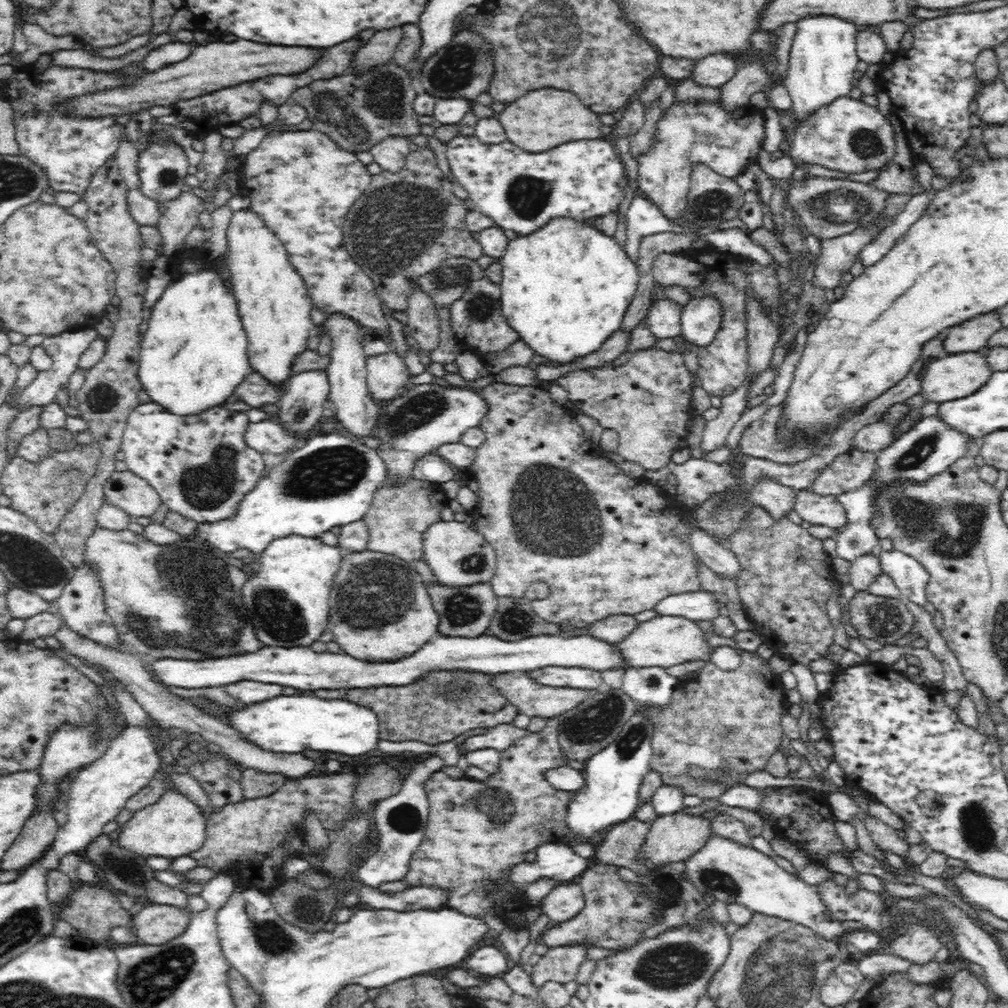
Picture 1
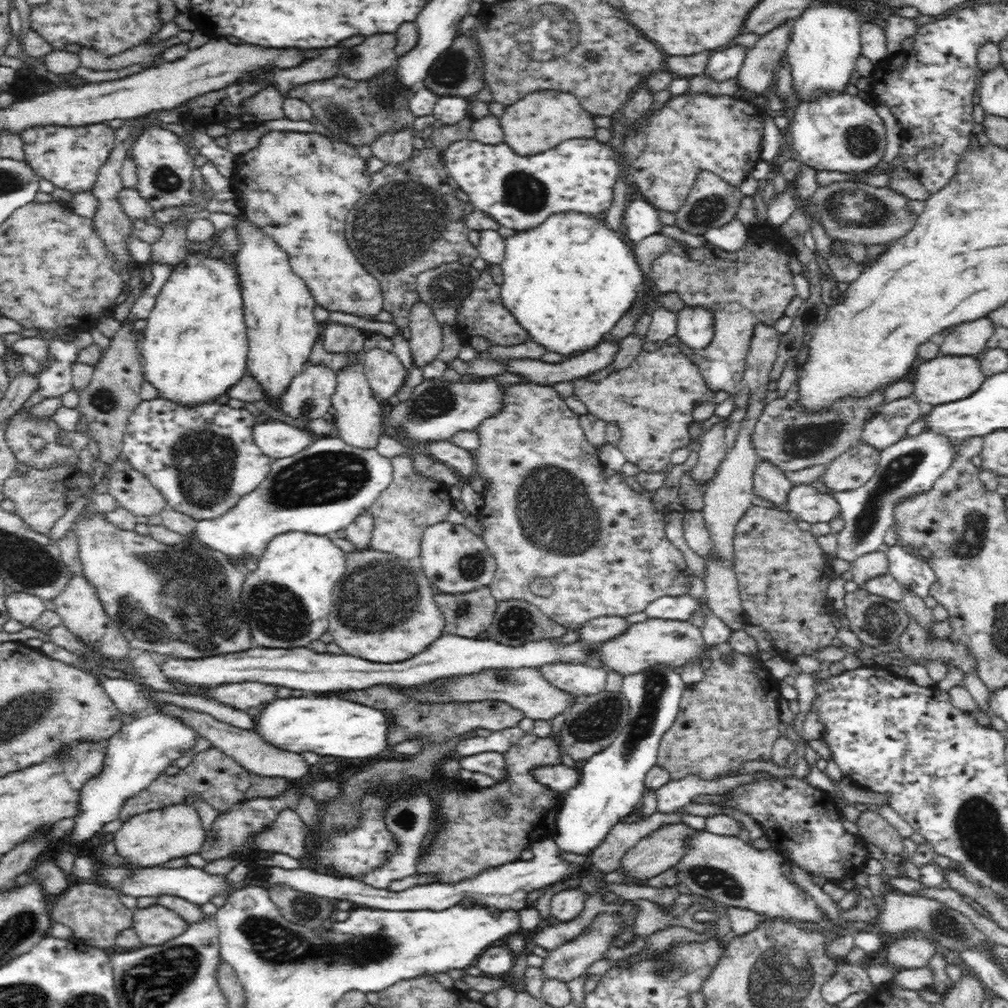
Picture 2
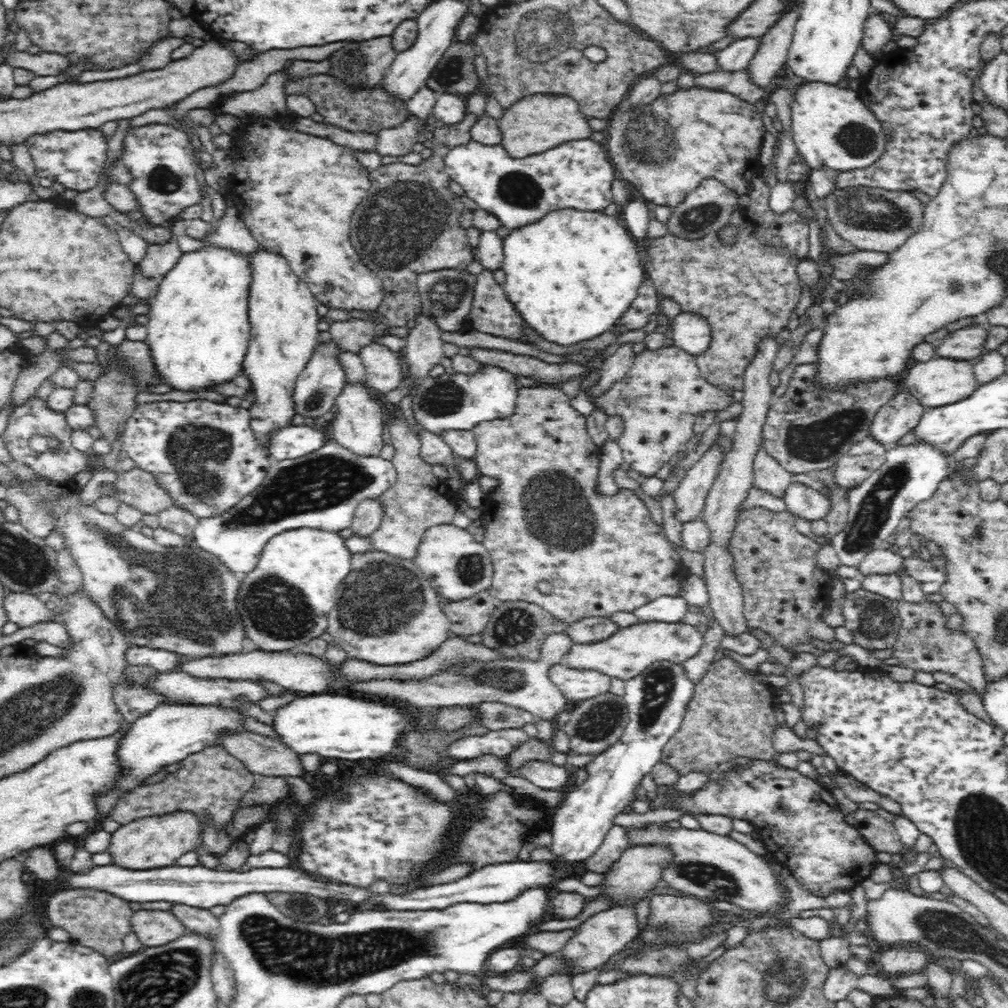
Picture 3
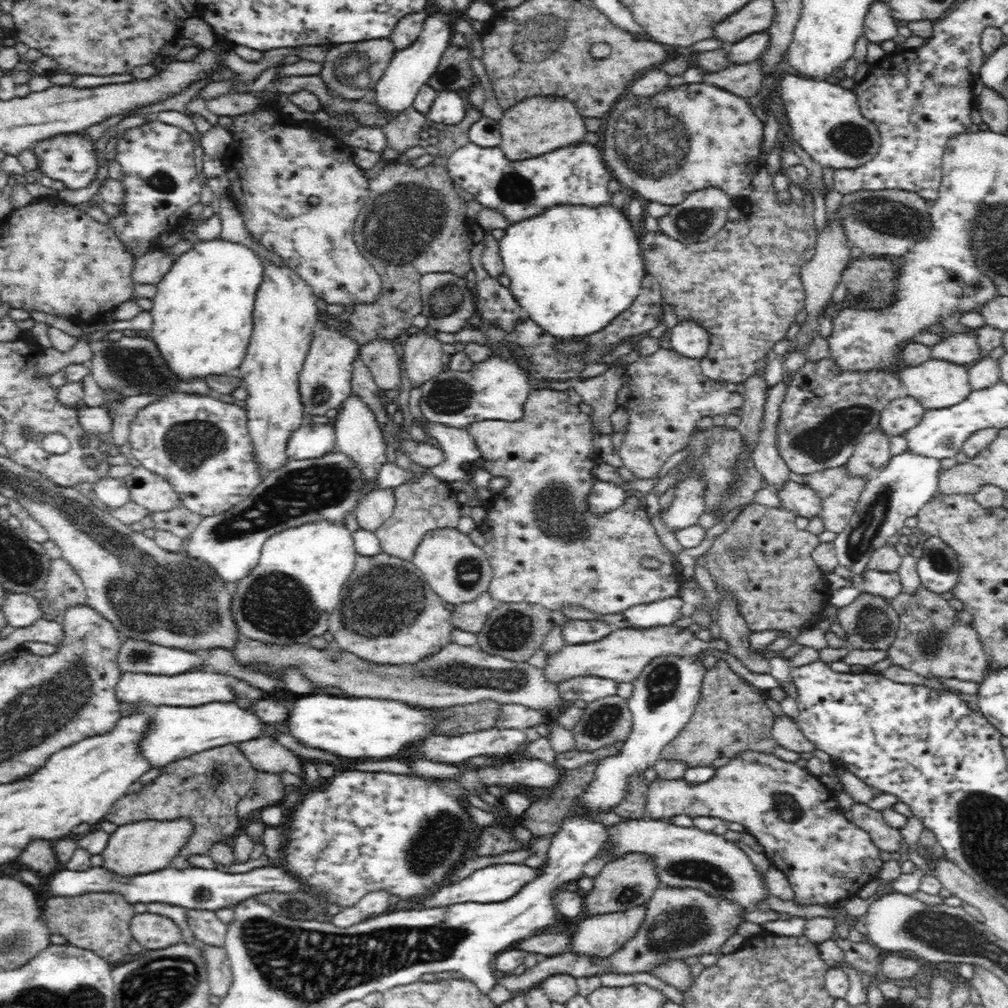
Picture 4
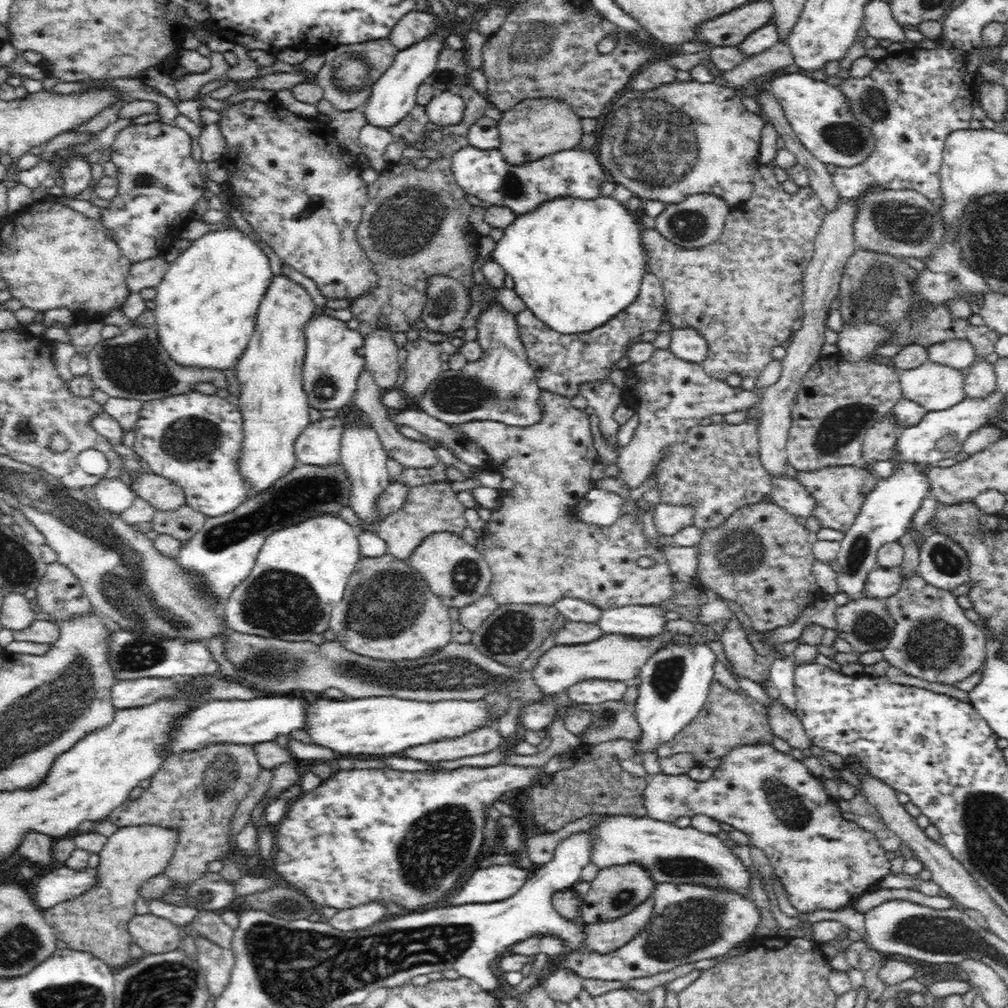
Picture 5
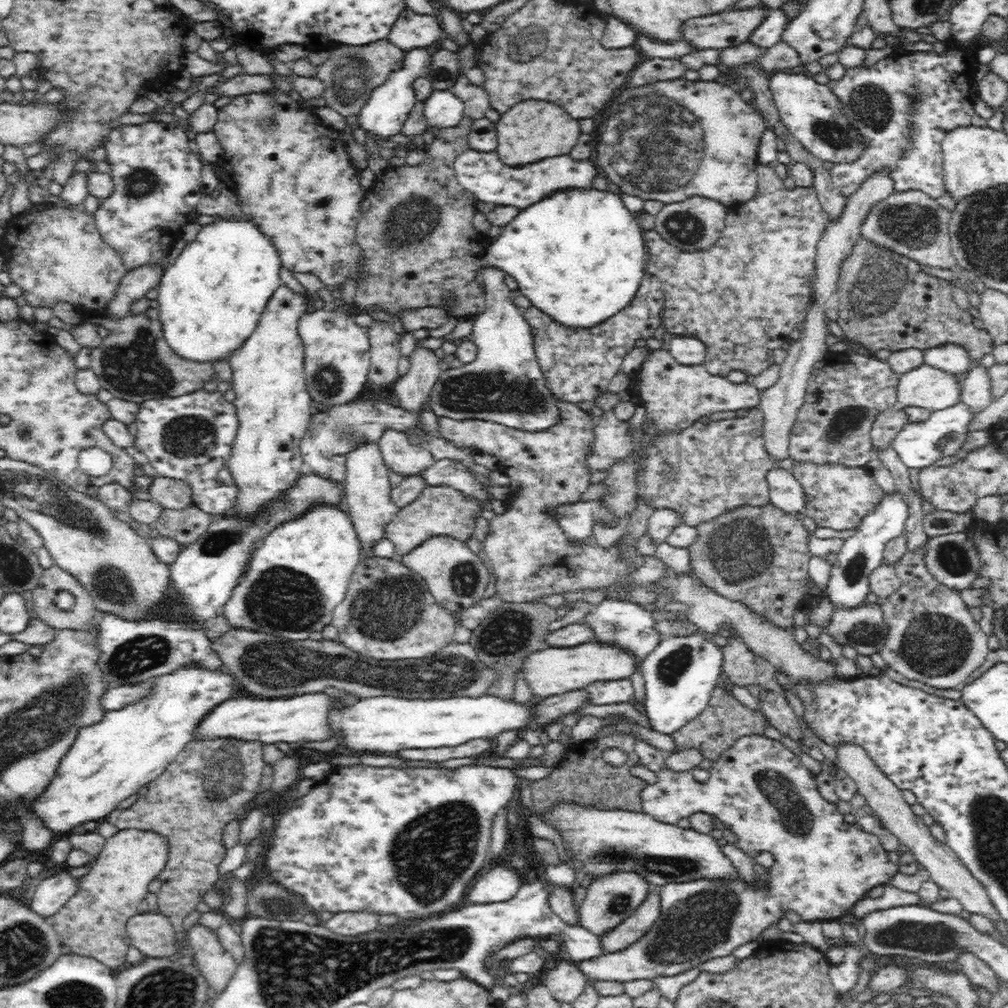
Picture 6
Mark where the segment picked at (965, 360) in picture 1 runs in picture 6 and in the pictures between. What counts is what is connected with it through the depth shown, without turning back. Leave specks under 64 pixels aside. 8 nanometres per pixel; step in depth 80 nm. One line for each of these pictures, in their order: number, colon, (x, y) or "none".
2: (944, 379)
3: (937, 382)
4: (934, 384)
5: (934, 387)
6: (925, 387)

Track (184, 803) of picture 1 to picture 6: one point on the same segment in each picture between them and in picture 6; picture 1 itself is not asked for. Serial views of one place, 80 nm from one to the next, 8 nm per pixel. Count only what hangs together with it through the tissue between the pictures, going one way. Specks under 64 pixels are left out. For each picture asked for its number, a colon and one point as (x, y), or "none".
2: (151, 839)
3: (154, 842)
4: (136, 849)
5: (96, 921)
6: (93, 922)

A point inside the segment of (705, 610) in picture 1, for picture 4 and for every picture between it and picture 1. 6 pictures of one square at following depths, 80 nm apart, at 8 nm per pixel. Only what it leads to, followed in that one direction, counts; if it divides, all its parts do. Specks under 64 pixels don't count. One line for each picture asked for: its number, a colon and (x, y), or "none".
2: (681, 608)
3: (667, 609)
4: (644, 617)

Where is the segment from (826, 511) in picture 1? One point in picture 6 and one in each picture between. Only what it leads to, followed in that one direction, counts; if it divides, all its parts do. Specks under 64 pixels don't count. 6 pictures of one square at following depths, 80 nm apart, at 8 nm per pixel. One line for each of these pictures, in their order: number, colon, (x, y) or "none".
2: (805, 501)
3: (803, 501)
4: (797, 498)
5: (789, 494)
6: (786, 493)

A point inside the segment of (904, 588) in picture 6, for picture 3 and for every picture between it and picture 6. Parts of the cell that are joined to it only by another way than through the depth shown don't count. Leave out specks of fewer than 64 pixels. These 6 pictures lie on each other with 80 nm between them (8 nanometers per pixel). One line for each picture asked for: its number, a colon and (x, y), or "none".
3: (924, 644)
4: (930, 640)
5: (933, 639)

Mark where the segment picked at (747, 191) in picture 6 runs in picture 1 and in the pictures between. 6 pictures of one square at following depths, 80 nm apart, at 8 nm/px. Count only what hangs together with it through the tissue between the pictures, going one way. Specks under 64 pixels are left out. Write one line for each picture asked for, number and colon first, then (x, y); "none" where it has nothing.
1: (728, 141)
2: (664, 152)
3: (666, 148)
4: (684, 139)
5: (679, 139)

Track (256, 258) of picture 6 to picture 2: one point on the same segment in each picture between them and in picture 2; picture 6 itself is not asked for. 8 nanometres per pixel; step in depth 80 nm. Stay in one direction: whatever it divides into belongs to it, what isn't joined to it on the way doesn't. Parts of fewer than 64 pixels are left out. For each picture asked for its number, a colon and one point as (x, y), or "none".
2: (195, 345)
3: (199, 328)
4: (203, 311)
5: (207, 304)

